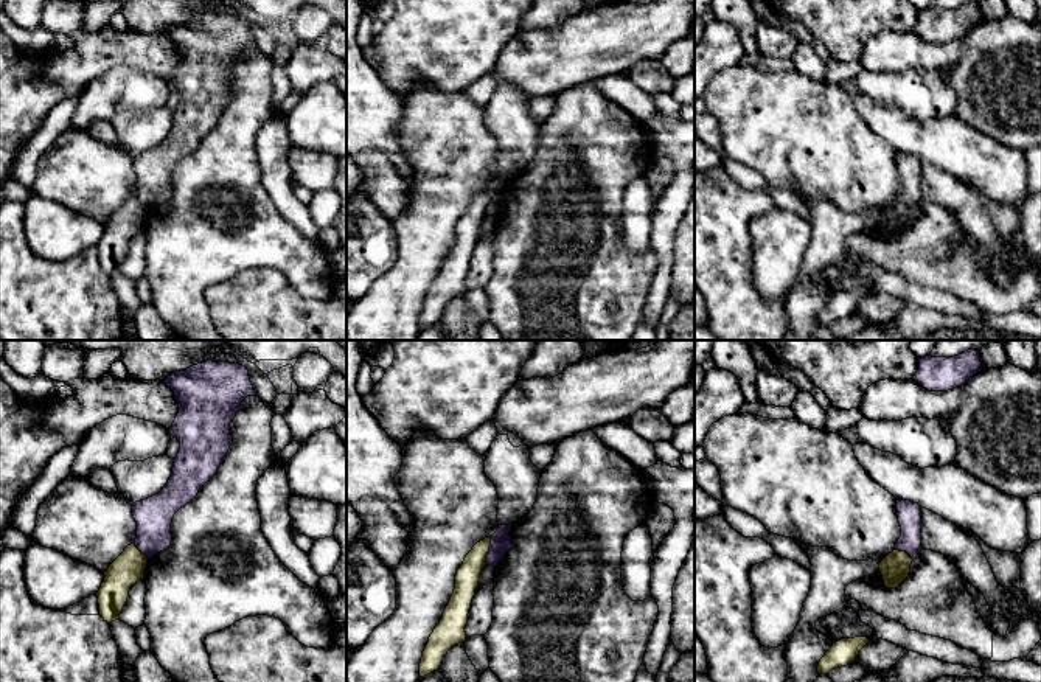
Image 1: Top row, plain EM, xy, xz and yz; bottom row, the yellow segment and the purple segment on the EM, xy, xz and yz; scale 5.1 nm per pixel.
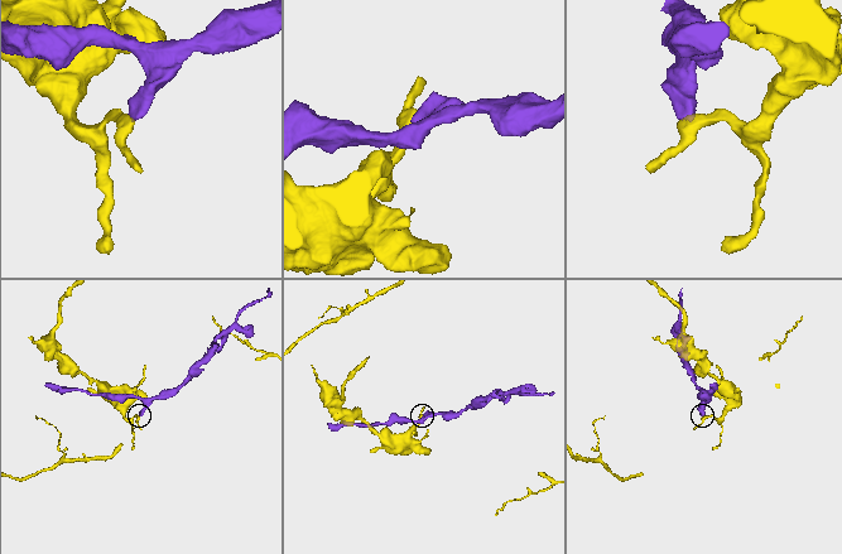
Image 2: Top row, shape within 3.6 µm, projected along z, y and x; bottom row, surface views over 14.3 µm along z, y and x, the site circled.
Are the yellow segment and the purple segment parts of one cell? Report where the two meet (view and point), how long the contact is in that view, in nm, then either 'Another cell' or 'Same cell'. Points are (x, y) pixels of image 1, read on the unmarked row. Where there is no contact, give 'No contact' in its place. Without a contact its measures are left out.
Touches yellow at xz (488, 202). Shared border 160 nm. Another cell

